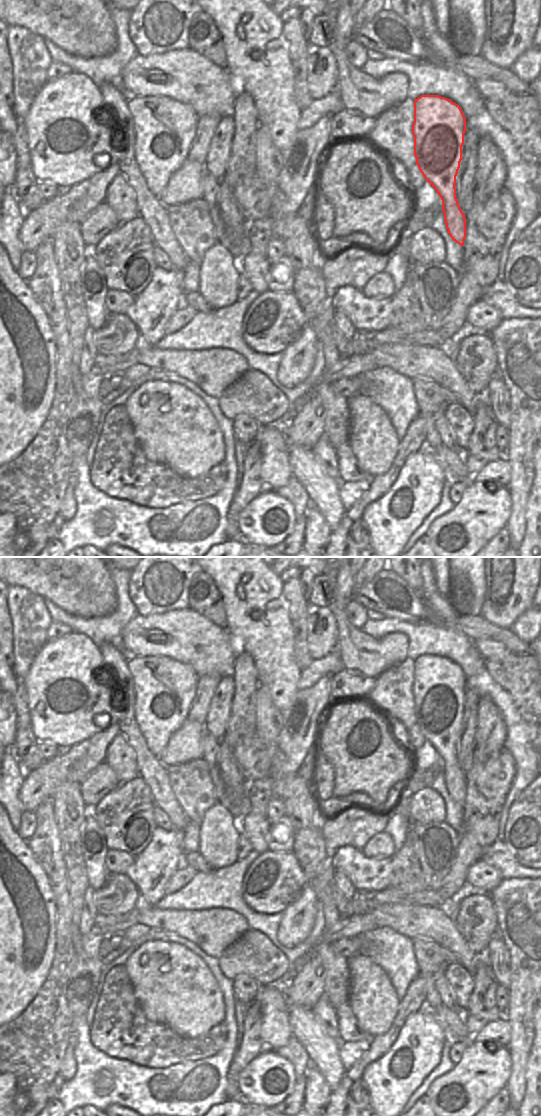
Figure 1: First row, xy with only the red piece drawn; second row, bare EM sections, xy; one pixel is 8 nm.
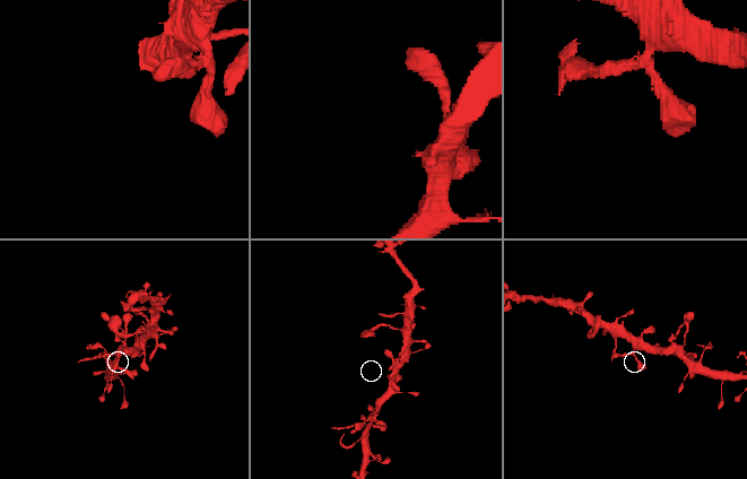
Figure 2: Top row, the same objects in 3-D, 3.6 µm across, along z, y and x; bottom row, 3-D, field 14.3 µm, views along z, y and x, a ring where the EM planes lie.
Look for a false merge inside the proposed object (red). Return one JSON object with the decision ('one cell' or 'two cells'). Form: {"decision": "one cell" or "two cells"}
{"decision": "one cell"}

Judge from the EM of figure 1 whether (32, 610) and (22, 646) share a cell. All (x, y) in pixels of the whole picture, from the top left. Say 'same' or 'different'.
same

